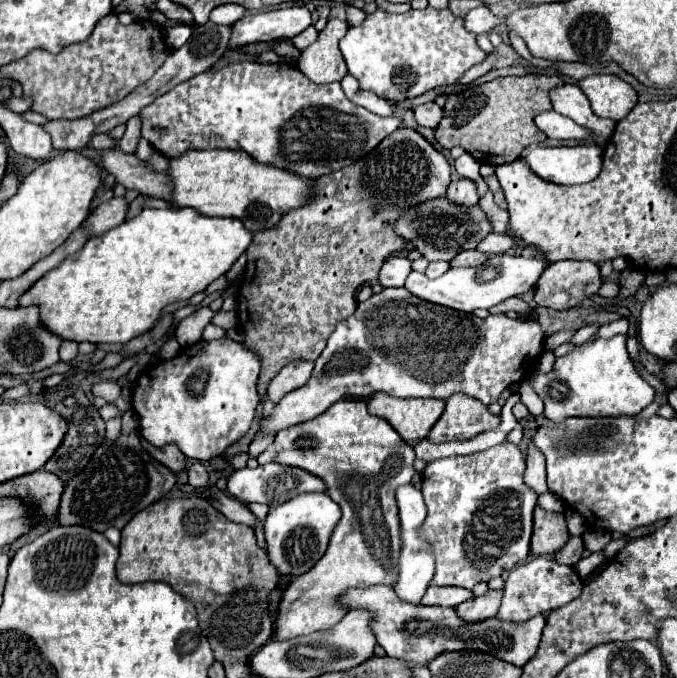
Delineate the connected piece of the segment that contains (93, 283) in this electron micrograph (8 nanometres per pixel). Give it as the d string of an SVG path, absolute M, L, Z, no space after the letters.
M144 208L138 216L104 232L104 236L90 238L82 250L46 272L18 298L18 306L38 306L44 326L62 340L126 344L134 336L148 332L162 308L180 300L190 300L218 276L226 274L240 254L246 252L250 242L252 234L236 218L200 216L194 208Z

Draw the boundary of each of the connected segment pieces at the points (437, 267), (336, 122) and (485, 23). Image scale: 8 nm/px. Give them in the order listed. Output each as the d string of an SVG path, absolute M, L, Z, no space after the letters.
M436 260L436 262L430 262L430 264L428 264L428 268L426 268L424 274L426 274L428 278L438 278L438 276L442 276L448 268L450 268L448 262L444 262L444 260Z
M236 62L220 70L206 70L172 88L164 96L156 98L146 108L142 108L140 120L142 120L142 138L146 138L150 146L156 152L164 154L166 158L182 156L190 148L194 150L230 148L230 150L244 150L262 164L270 164L312 178L336 172L364 158L402 122L398 114L382 118L362 106L352 104L344 96L340 82L314 84L296 66L286 62L280 64Z
M482 4L482 6L474 8L474 10L470 10L470 12L466 14L464 22L466 22L466 28L468 28L470 32L482 34L482 32L490 32L490 30L494 30L496 26L504 24L505 18L494 16L494 14L488 10L488 6Z

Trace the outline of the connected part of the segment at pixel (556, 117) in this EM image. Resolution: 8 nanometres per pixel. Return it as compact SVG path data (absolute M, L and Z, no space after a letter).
M550 110L550 112L542 112L536 116L536 126L548 136L548 138L556 138L556 140L584 140L588 136L588 130L578 126L574 120L564 118L562 114Z

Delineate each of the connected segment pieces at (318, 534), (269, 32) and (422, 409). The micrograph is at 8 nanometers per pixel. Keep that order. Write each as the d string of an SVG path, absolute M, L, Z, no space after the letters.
M326 492L298 494L292 500L276 506L274 510L270 510L264 524L270 562L276 564L278 572L286 576L300 576L308 572L324 556L330 534L338 520L340 506Z
M290 6L270 12L244 14L232 26L232 46L244 46L252 42L270 42L294 38L312 24L310 10L306 6Z
M378 392L368 402L368 412L386 418L392 428L410 444L416 446L428 436L428 430L444 412L444 400L436 398L394 398Z

